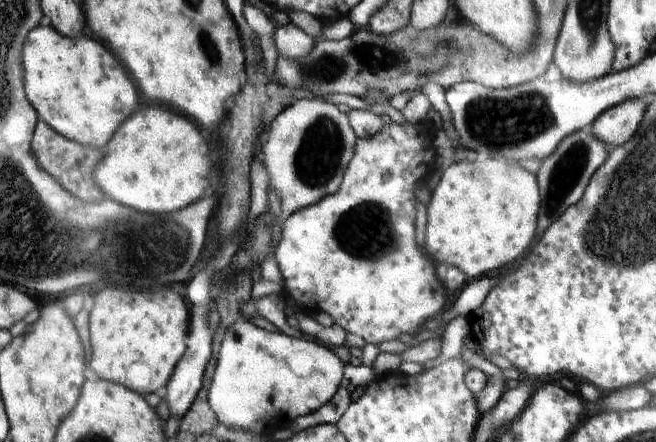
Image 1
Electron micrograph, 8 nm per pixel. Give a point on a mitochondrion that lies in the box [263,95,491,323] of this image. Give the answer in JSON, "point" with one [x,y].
{"point":[321,153]}

